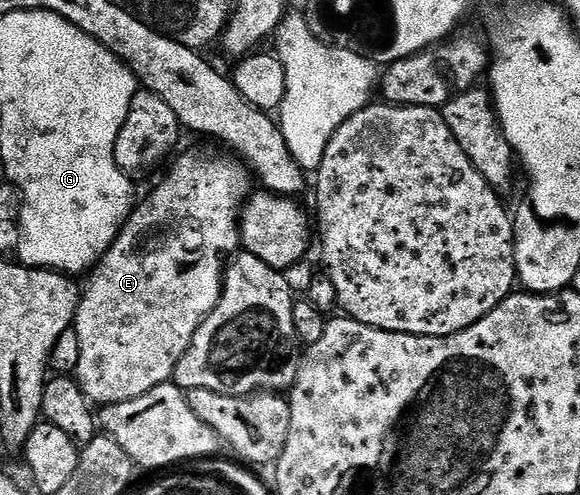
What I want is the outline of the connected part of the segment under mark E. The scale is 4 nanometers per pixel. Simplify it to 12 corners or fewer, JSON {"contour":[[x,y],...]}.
{"contour":[[191,150],[82,287],[96,407],[172,381],[253,174]]}

